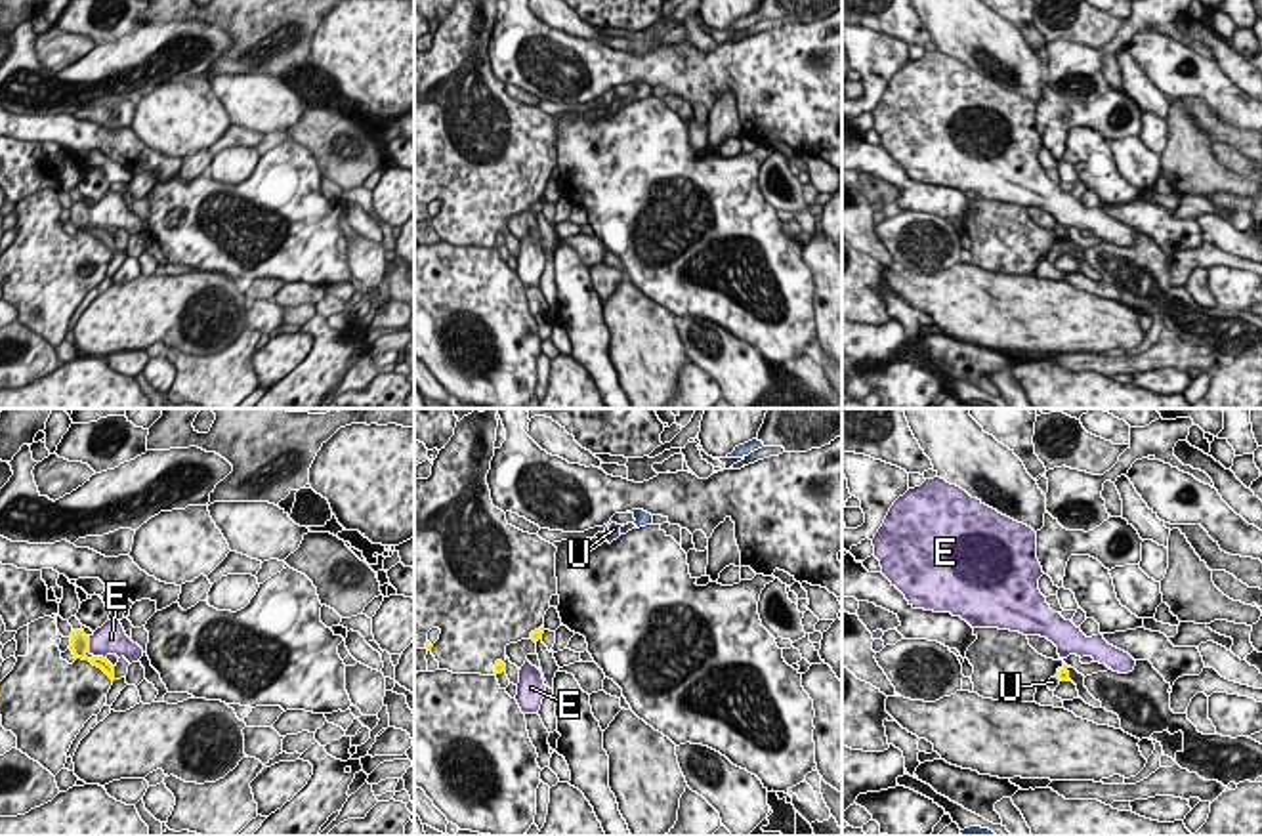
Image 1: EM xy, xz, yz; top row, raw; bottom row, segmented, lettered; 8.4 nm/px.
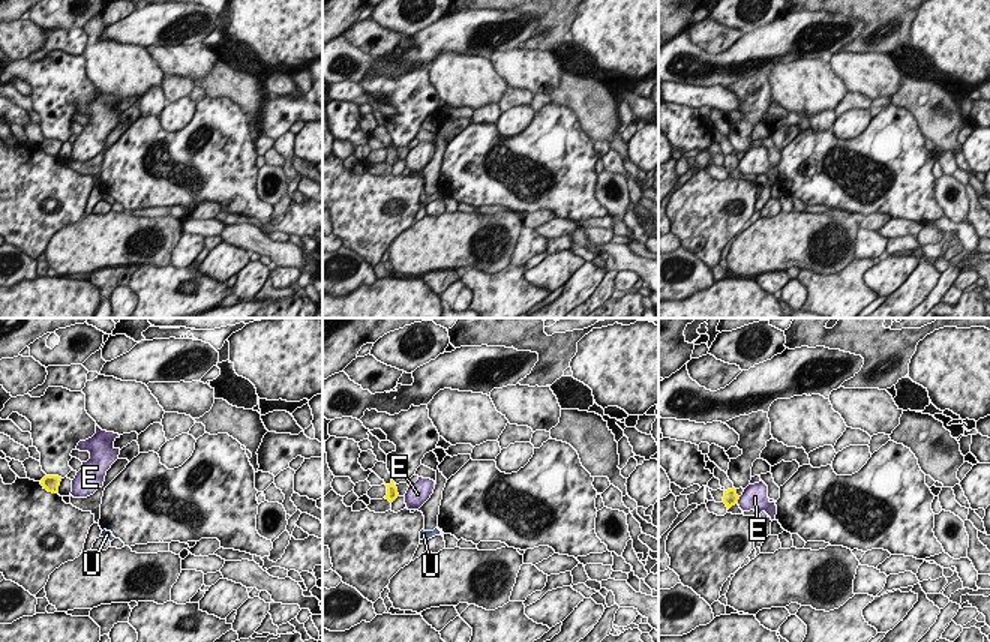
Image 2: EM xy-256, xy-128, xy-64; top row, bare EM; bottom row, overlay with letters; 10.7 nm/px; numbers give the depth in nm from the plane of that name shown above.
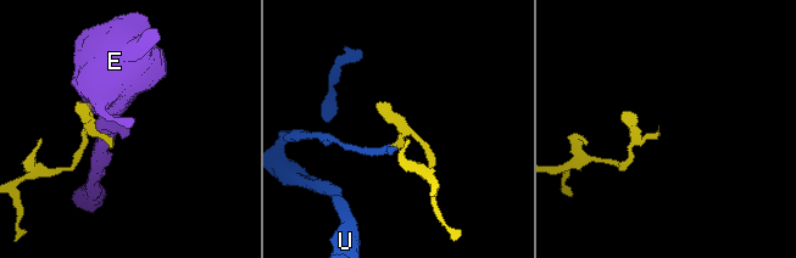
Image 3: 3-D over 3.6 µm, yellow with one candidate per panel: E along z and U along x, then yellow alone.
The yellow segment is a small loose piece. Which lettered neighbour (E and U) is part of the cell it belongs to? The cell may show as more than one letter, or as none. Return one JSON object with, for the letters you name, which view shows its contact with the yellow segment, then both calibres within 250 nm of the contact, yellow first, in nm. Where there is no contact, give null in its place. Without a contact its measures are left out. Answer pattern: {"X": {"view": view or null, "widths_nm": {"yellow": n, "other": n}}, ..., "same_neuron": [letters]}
{"U": {"view": "yz", "widths_nm": {"yellow": 90, "other": 90}}, "same_neuron": ["U"]}

